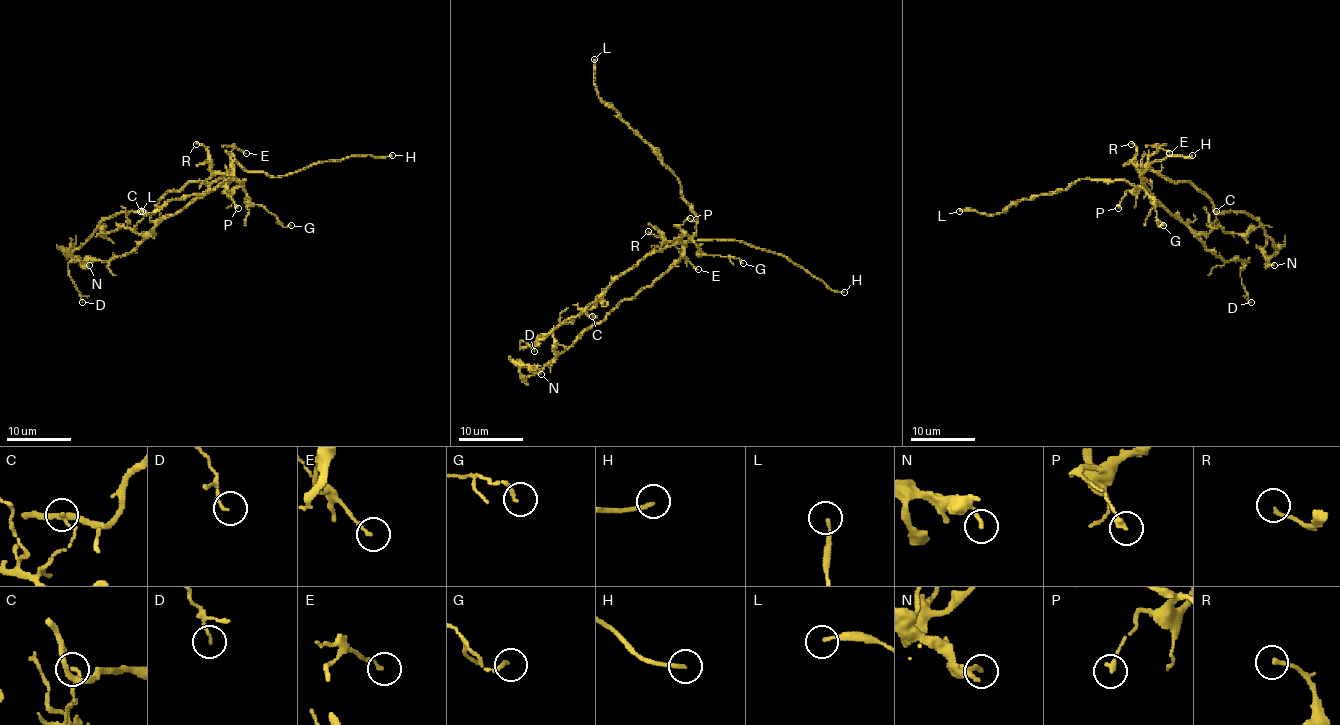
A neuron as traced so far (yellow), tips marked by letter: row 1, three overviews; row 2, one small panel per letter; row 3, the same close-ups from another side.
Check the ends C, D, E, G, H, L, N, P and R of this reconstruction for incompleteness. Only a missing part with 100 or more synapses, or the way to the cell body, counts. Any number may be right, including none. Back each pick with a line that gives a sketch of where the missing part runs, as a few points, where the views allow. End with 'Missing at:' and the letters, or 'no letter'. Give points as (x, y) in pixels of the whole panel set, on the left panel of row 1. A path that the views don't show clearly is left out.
H: Course of what is missing: (392, 155), (401, 148), (408, 152), (406, 177)
Missing at: H

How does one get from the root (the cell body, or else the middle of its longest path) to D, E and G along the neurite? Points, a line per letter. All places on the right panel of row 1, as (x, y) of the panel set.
D: (1150, 193), (1213, 254), (1224, 261), (1246, 262), (1240, 277), (1251, 302)
E: (1150, 193), (1142, 182), (1144, 166), (1160, 148), (1169, 153)
G: (1150, 193), (1145, 187), (1136, 188), (1141, 187), (1155, 204), (1158, 227), (1163, 225)

